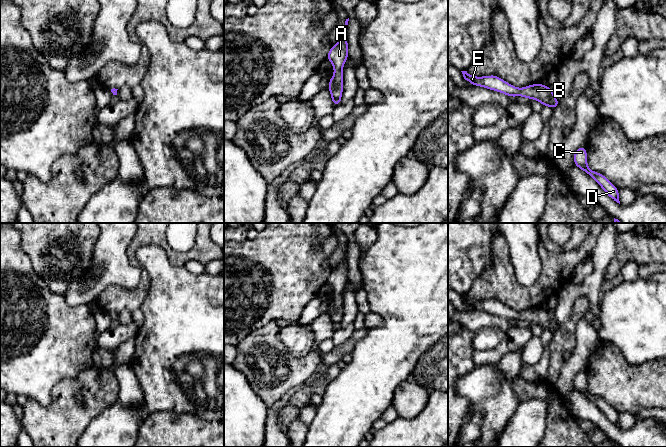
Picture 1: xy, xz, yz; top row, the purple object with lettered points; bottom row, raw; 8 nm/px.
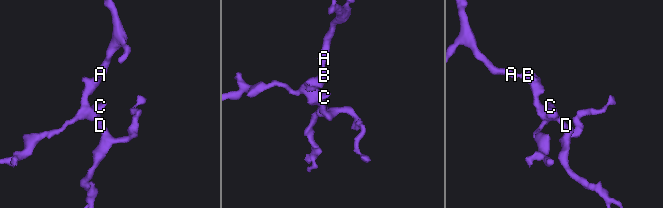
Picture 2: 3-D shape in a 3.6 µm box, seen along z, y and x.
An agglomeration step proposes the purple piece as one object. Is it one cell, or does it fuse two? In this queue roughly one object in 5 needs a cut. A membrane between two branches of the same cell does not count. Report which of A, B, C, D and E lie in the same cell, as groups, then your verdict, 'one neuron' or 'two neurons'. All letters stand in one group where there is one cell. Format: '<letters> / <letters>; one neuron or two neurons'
A B C D E; one neuron

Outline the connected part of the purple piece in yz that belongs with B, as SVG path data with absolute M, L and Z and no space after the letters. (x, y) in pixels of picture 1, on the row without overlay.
M461 295L465 304L475 310L485 311L490 314L498 315L511 321L517 321L521 319L524 322L530 322L542 327L543 330L549 330L555 333L560 325L554 321L553 312L544 310L541 307L525 310L522 313L517 312L500 301L495 299L475 301L467 297L467 295Z

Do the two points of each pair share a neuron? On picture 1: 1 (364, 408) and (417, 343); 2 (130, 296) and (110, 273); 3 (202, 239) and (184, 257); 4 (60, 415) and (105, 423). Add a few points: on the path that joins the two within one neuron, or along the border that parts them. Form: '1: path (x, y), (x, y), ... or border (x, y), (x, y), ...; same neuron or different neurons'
1: path (368, 392), (401, 359); same neuron
2: border (137, 286), (122, 288), (108, 285), (100, 293); different neurons
3: path (201, 244), (189, 255); same neuron
4: border (110, 405), (103, 409), (79, 436); different neurons

